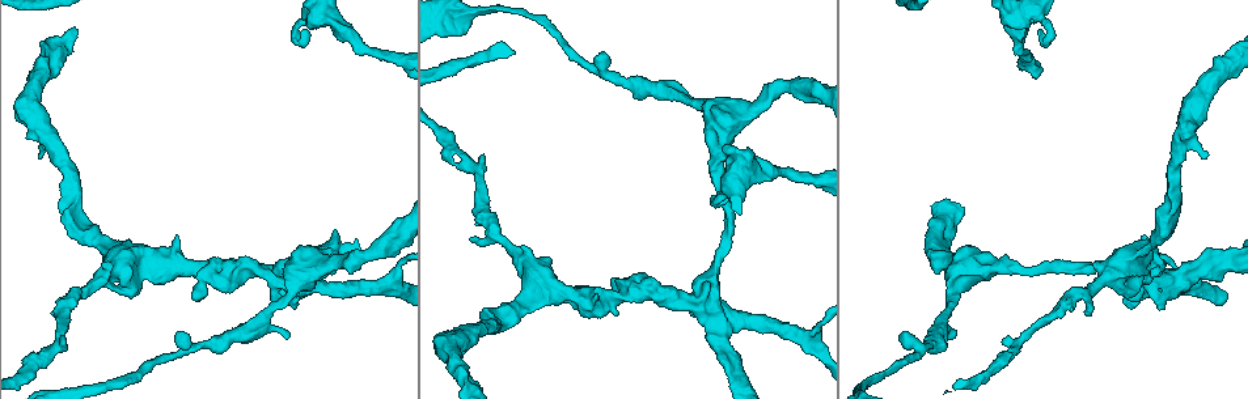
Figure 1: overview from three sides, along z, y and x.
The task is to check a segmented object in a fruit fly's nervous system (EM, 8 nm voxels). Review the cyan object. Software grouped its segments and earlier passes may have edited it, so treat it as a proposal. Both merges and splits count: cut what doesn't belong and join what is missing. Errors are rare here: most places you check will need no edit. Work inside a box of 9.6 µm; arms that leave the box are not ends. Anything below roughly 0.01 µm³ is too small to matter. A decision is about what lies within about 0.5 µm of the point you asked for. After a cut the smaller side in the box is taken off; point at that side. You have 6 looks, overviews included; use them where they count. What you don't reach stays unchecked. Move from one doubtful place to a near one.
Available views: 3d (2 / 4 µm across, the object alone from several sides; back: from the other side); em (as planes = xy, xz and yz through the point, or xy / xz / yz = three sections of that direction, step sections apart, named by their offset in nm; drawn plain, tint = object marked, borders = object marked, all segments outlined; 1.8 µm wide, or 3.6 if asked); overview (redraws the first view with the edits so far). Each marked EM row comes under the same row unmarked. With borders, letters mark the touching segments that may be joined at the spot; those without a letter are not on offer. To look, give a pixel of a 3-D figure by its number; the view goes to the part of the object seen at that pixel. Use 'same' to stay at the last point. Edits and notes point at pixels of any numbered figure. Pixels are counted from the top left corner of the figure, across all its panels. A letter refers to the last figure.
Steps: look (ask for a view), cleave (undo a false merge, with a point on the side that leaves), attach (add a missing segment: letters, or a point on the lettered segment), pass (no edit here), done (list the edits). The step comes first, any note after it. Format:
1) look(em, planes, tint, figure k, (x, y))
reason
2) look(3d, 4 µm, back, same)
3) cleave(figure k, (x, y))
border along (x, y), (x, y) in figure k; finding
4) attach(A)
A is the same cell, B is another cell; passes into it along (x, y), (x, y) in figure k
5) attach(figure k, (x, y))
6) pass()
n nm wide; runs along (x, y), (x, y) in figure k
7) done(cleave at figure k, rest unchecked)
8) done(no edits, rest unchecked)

look(3d, 2 µm, figure 1, (712, 292))
thin arm on a thick one

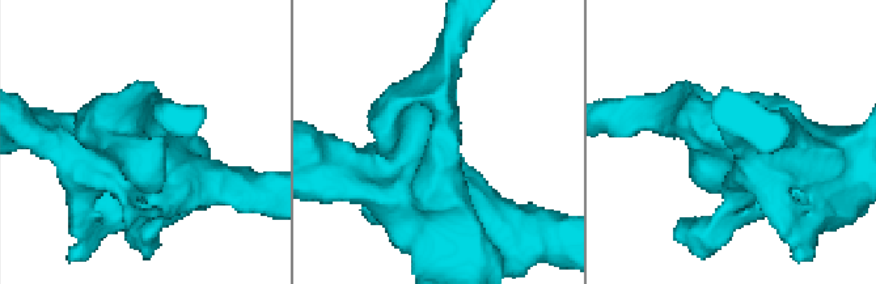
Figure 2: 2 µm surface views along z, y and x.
look(em, planes, tint, figure 2, (725, 167))
now the EM

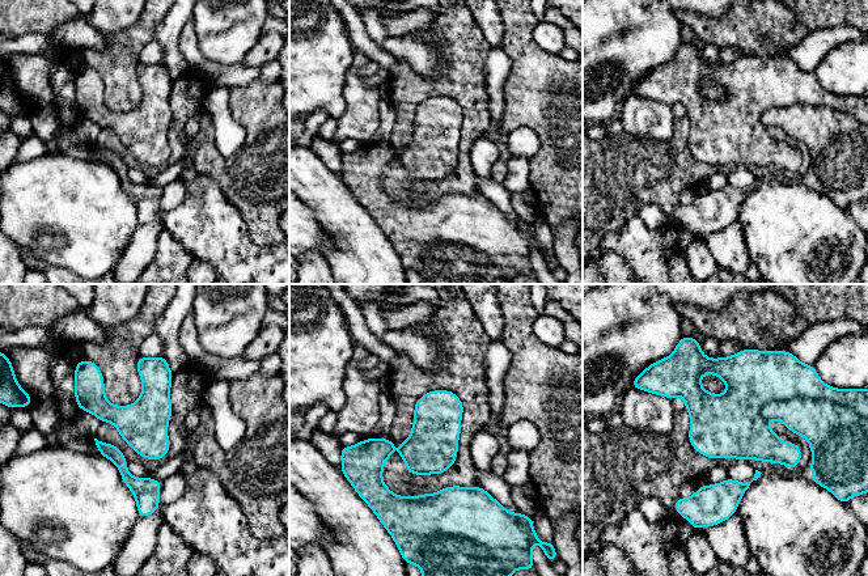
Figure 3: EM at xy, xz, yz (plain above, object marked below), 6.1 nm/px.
look(em, planes, borders, same)
see the neighbours

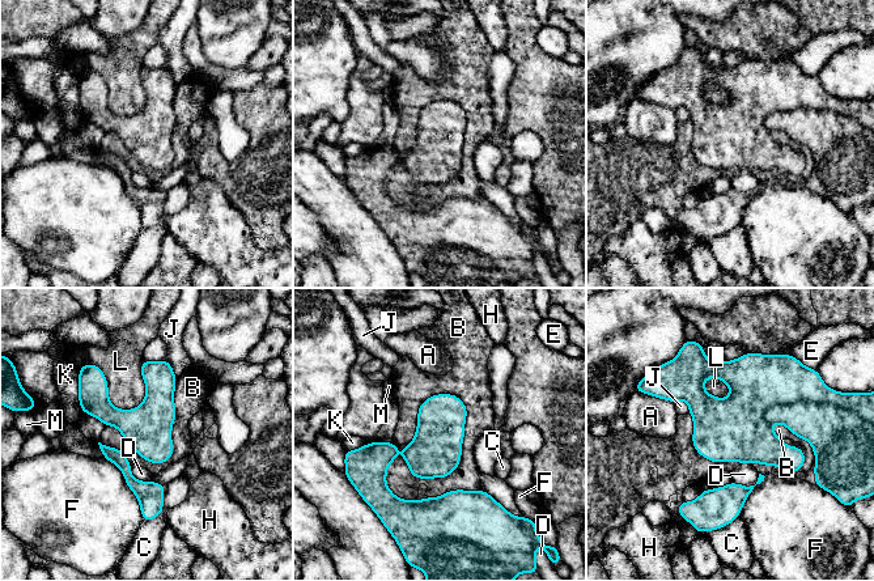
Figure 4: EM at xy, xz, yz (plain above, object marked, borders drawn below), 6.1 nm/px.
cleave(figure 4, (758, 382))
B touches over 600 nm; A, B, C, D, E, F, H, J, K, L and M are other cells; border along (818, 402), (775, 404), (764, 418) in figure 4; a second neuron is stuck on

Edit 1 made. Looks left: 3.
look(overview)

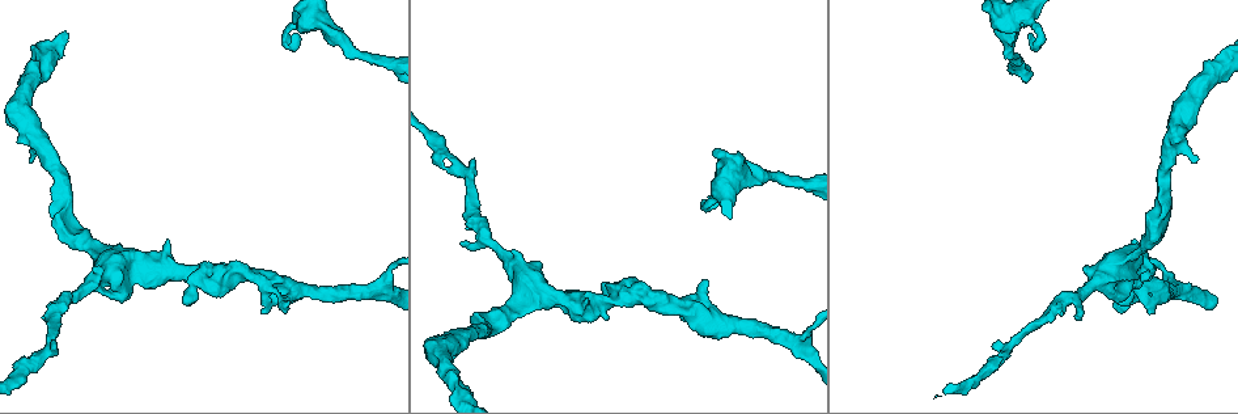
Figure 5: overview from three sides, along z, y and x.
look(3d, 4 µm, figure 5, (477, 212))
calibre changes

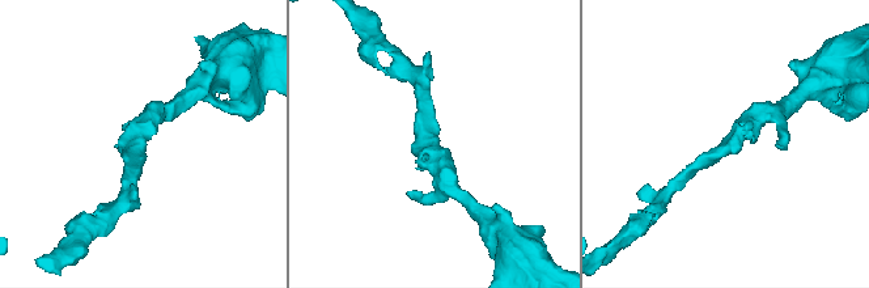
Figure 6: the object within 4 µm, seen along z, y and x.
look(em, 3.6 µm, planes, borders, figure 6, (722, 149))

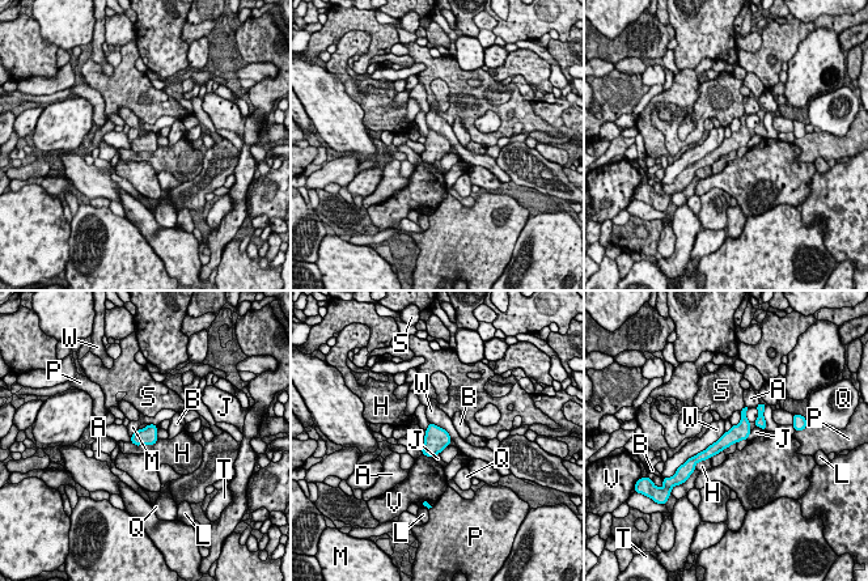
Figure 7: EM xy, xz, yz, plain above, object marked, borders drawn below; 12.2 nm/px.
pass()
200 nm wide; A, B, H, J, L, M, P, Q, S, T, V and W are other cells; border along (157, 439), (153, 444), (131, 441) in figure 7; all the same neuron

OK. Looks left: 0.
done(cleave at figure 4, rest unchecked)

